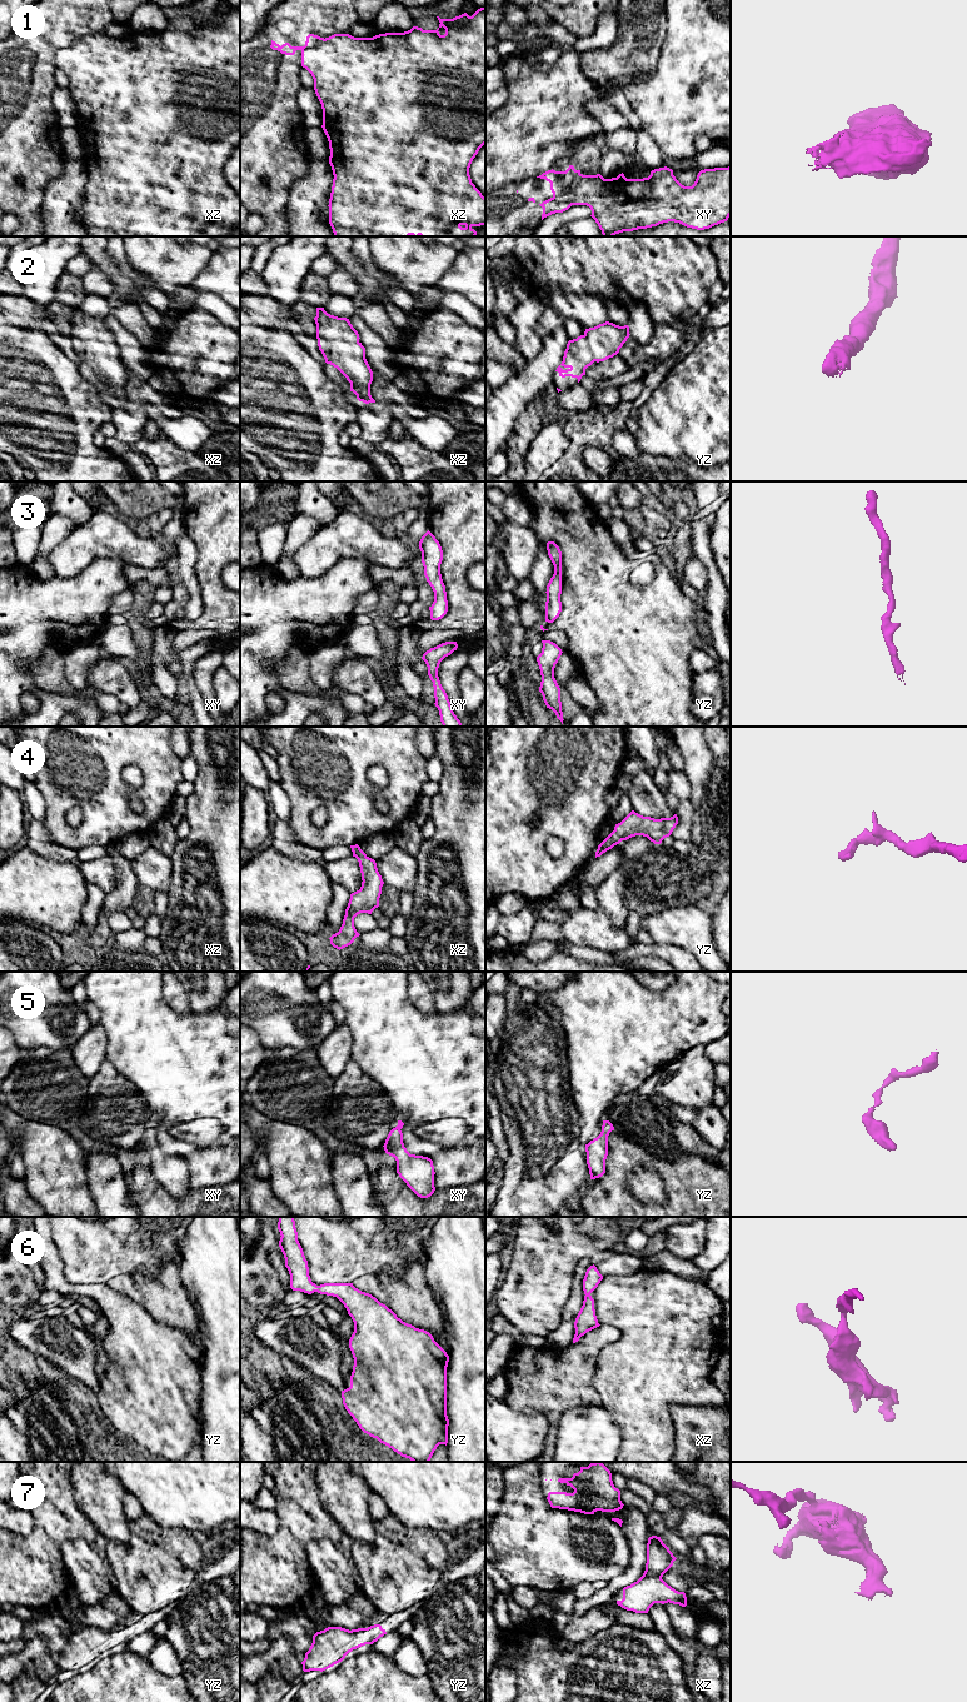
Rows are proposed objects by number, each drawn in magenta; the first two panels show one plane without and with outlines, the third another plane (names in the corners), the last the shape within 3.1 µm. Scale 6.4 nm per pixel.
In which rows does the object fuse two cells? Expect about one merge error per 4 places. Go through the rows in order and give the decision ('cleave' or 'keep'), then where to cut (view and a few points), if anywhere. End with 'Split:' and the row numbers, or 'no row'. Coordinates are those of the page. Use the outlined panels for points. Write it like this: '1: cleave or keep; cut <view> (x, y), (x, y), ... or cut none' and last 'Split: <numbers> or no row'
1: cleave; cut xy (581, 174), (561, 196), (562, 200)
2: keep; cut none
3: keep; cut none
4: keep; cut none
5: keep; cut none
6: keep; cut none
7: keep; cut none
Split: 1

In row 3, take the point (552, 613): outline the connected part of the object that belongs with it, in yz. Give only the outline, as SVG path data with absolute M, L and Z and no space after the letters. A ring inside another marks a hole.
M554 541L547 543L548 555L554 565L554 574L547 585L545 622L553 623L562 612L562 551Z

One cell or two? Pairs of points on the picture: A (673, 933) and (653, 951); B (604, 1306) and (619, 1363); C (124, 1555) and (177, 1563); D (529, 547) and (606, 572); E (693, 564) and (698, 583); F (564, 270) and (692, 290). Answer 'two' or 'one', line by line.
A: two
B: one
C: one
D: two
E: one
F: one

